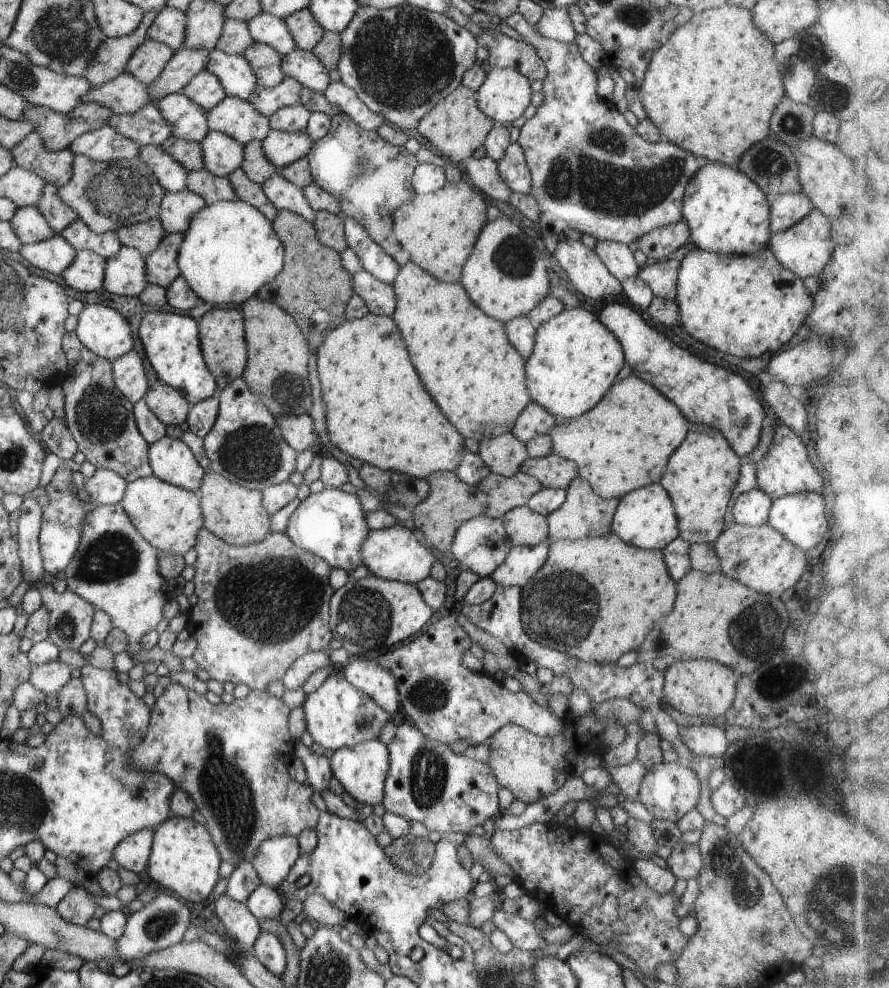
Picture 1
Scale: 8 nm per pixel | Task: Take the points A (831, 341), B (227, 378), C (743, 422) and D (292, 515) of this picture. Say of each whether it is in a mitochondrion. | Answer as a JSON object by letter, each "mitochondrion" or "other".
{"A":"other","B":"other","C":"mitochondrion","D":"other"}

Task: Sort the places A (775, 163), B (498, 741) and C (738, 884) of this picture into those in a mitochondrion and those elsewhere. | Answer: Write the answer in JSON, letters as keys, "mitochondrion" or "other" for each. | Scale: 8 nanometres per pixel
{"A":"mitochondrion","B":"other","C":"mitochondrion"}

